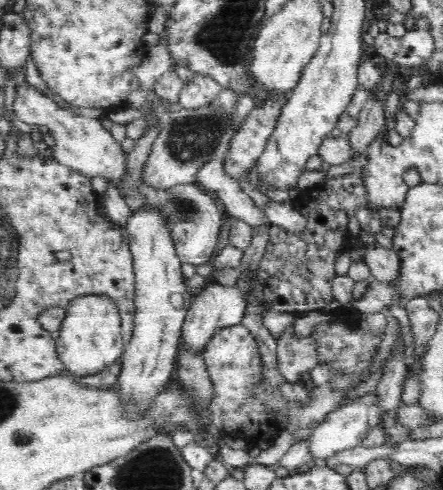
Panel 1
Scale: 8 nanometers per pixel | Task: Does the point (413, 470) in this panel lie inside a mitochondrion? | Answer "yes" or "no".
no

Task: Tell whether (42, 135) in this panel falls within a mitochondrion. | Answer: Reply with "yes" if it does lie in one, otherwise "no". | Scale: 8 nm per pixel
no

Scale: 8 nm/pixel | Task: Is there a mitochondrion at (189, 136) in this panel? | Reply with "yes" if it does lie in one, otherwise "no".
yes

